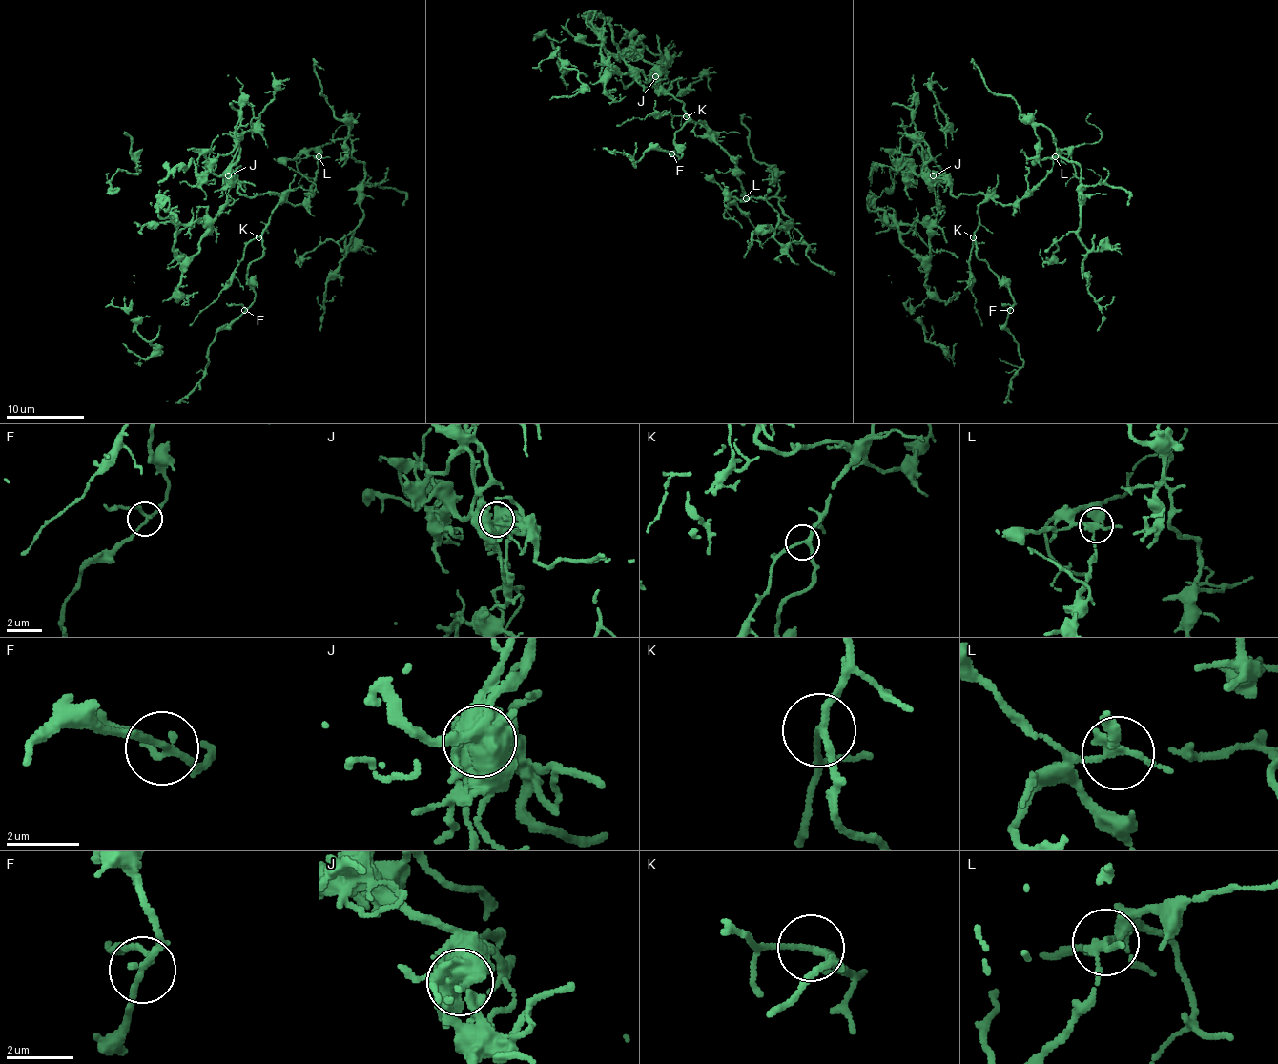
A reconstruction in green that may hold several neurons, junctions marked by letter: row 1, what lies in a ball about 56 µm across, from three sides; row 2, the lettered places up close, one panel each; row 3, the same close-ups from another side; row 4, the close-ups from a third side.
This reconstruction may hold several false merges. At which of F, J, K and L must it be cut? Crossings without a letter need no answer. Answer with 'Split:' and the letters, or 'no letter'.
Split: J, L

